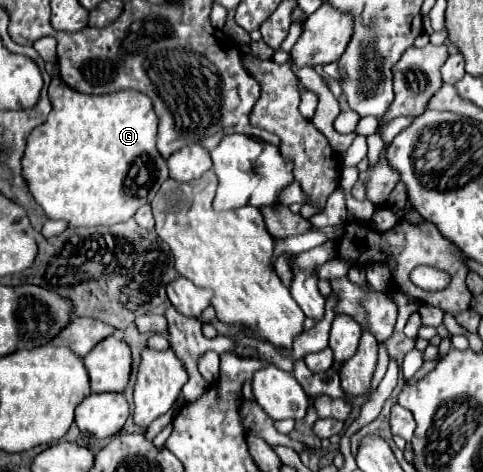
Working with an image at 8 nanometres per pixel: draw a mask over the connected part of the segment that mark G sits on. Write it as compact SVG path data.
M55 76L49 84L49 100L53 110L27 138L27 148L21 160L23 178L27 180L35 202L43 208L47 218L65 220L71 228L111 226L133 218L143 204L153 200L159 186L169 178L167 162L155 148L159 118L151 100L135 90L103 96L79 94L63 84L59 76Z

